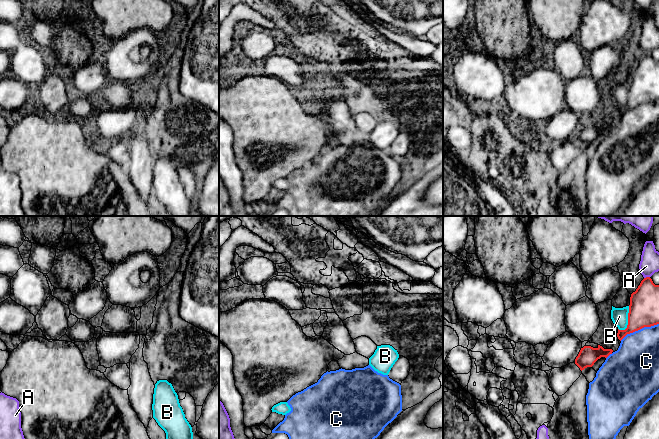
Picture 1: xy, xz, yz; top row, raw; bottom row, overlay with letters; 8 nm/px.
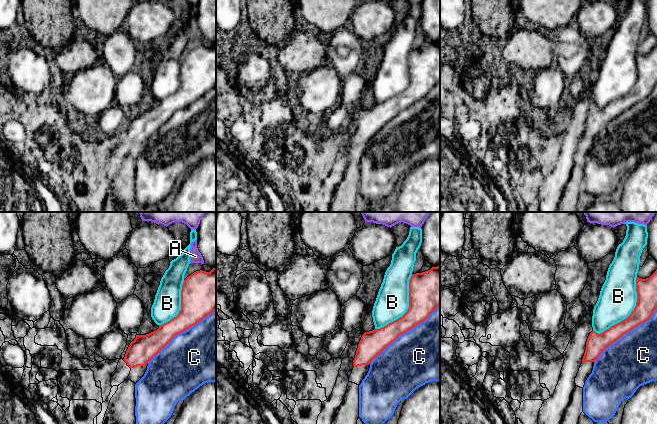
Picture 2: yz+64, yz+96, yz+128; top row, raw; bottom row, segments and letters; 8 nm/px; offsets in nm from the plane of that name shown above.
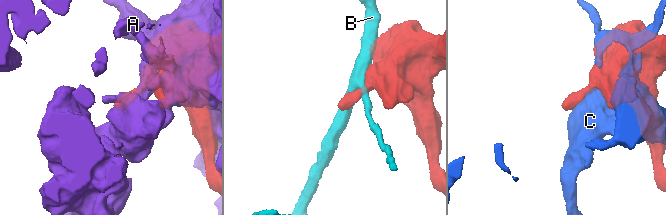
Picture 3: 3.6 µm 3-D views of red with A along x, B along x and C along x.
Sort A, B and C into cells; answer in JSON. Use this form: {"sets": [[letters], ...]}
{"sets": [["A"], ["B"], ["C"]]}

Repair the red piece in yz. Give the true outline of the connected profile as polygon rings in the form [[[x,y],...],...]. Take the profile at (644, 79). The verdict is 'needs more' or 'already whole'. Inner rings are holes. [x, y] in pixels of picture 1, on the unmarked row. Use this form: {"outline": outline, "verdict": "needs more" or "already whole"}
{"outline": [[[646,53],[631,70],[628,101],[625,106],[618,105],[617,113],[621,117],[627,110],[657,100],[659,100],[659,61],[655,61],[650,53]]], "verdict": "already whole"}

